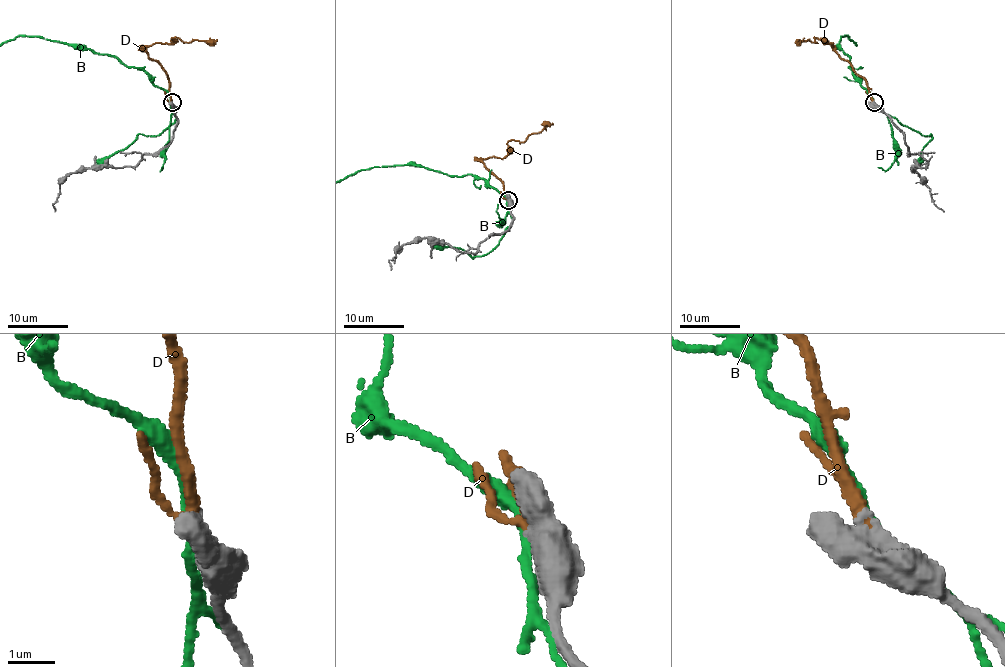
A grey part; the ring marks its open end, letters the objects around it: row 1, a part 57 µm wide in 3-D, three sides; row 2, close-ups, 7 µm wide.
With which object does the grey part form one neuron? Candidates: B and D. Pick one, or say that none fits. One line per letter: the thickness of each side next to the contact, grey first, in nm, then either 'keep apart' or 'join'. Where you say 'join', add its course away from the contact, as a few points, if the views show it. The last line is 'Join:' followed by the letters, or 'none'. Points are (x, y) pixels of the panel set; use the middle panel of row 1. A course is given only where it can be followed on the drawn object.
B: 600/170 nm | keep apart
D: 500/190 nm | join | via (507, 200), (504, 185), (482, 161), (506, 156), (509, 141), (524, 141), (552, 123)
Join: D

